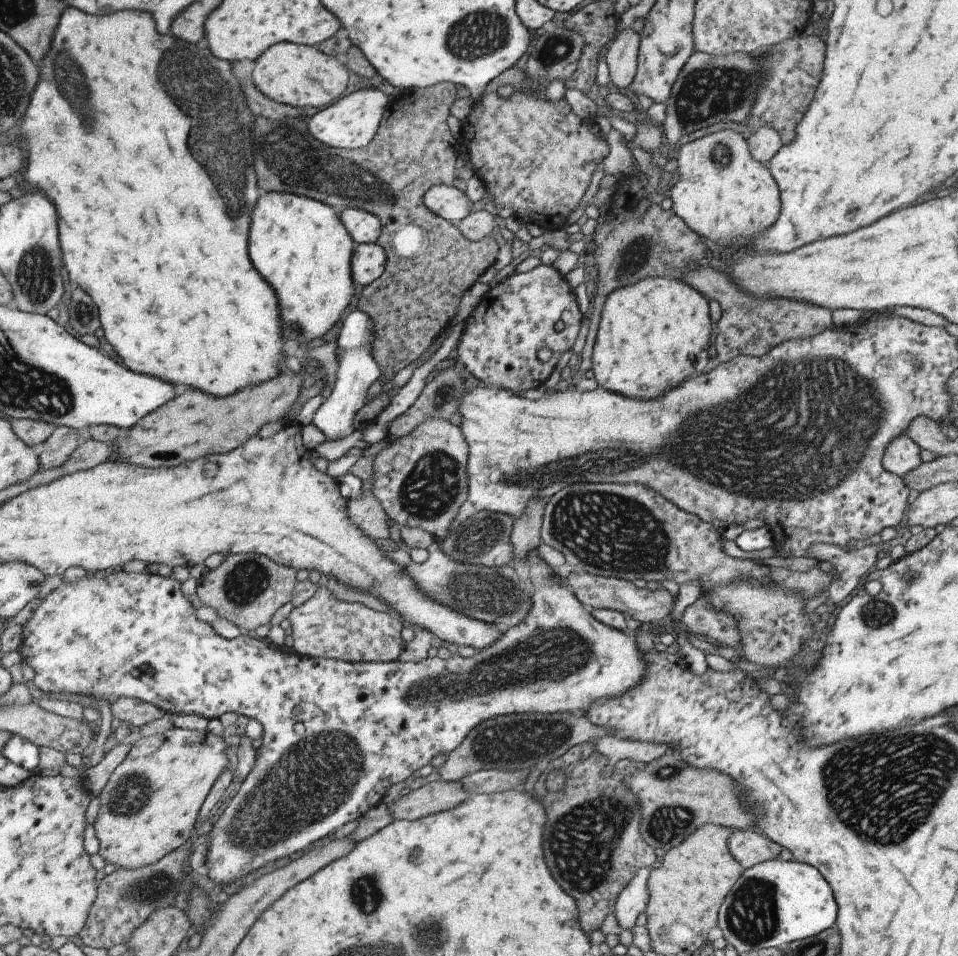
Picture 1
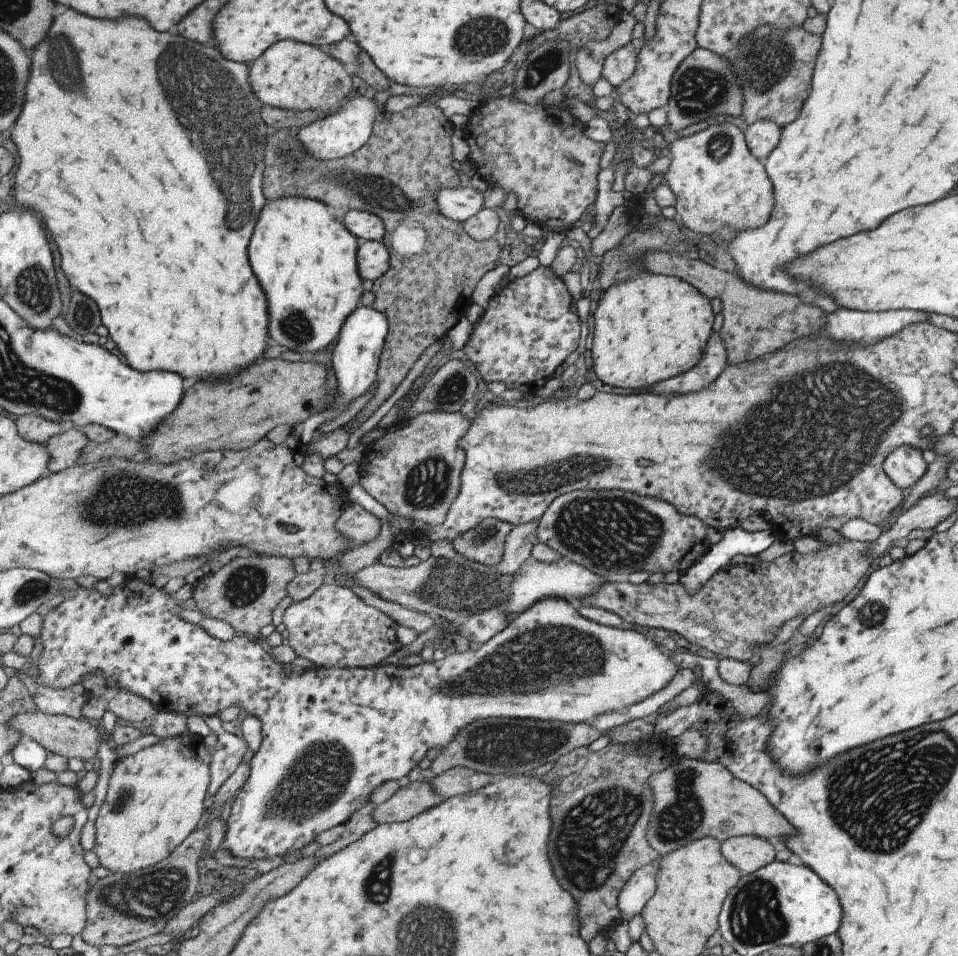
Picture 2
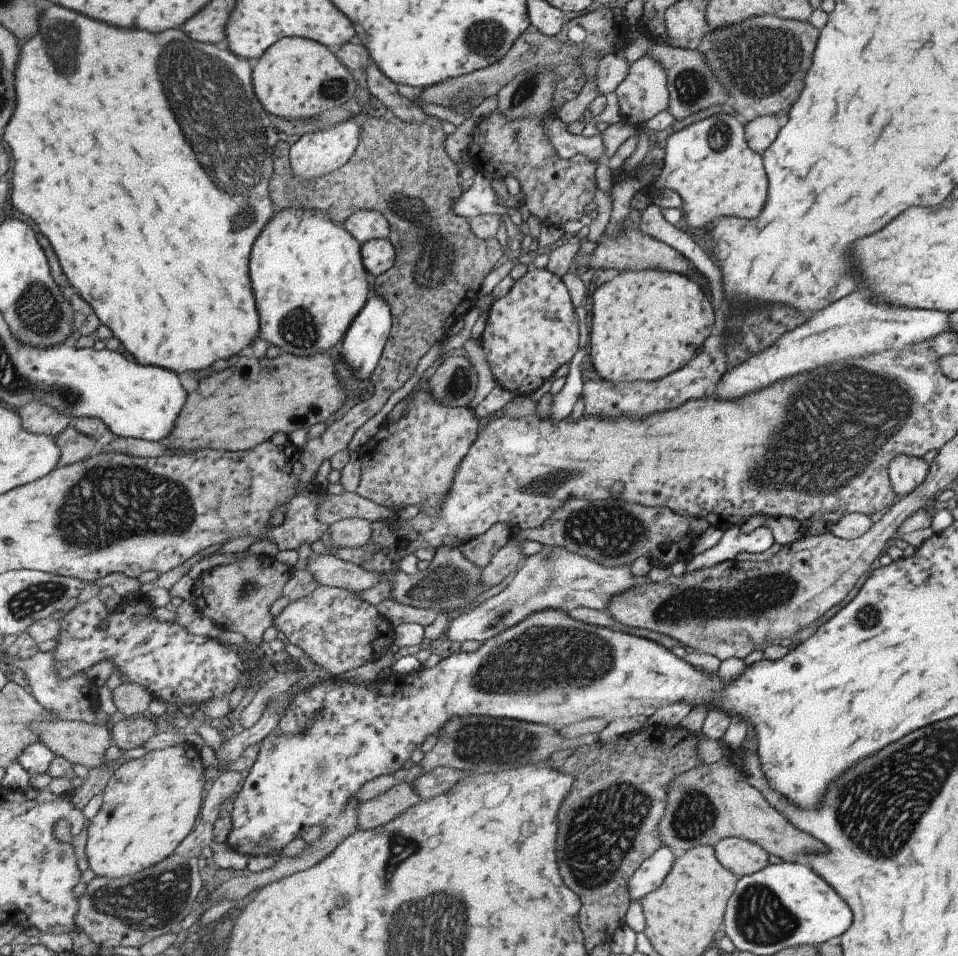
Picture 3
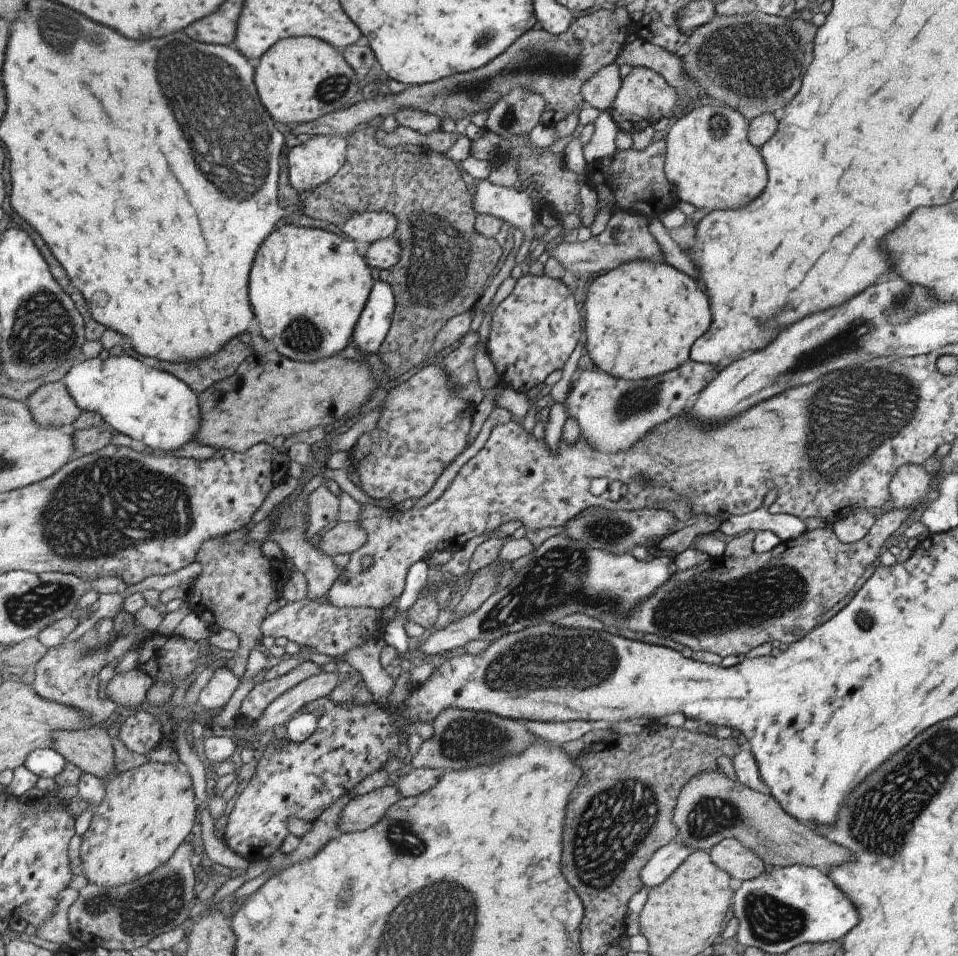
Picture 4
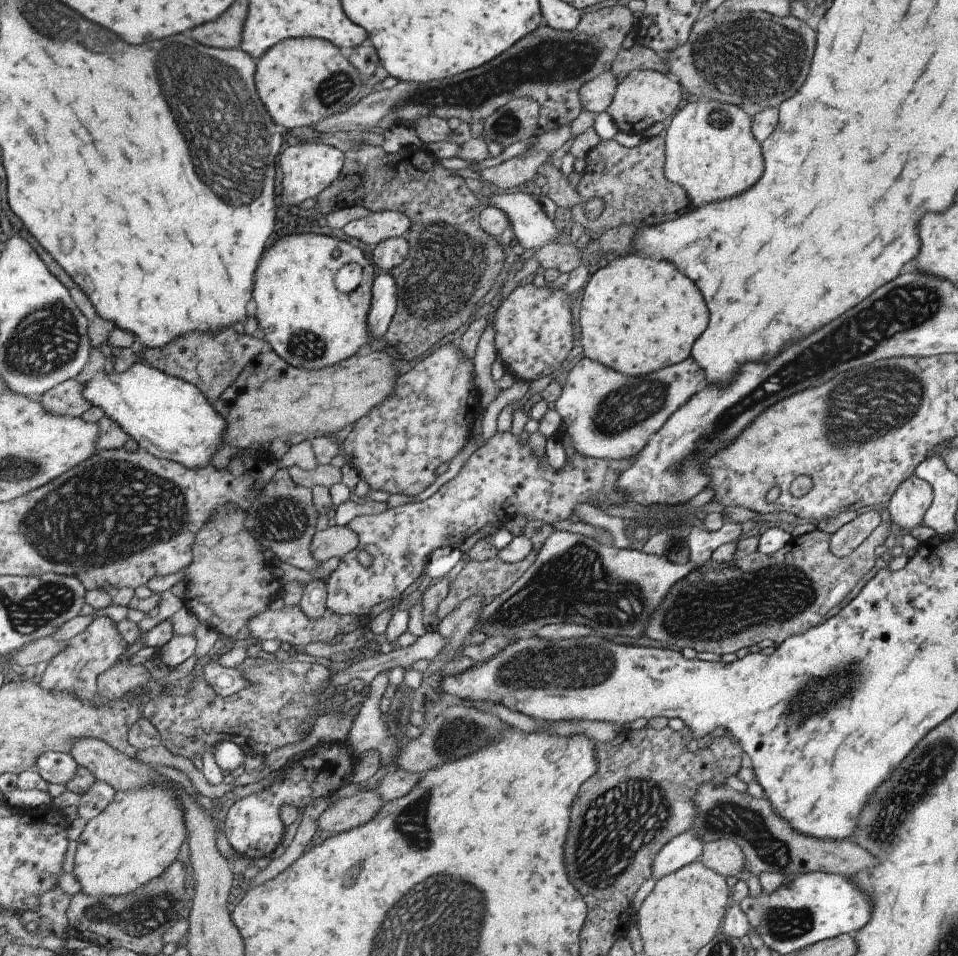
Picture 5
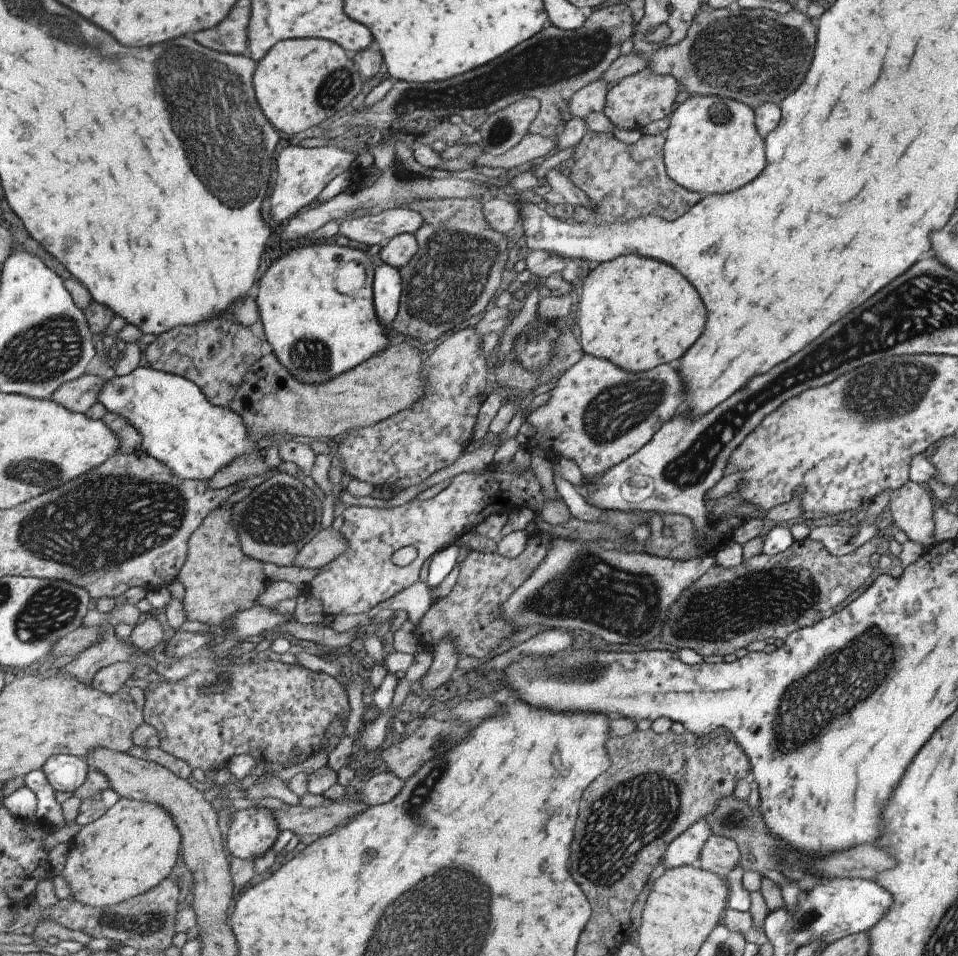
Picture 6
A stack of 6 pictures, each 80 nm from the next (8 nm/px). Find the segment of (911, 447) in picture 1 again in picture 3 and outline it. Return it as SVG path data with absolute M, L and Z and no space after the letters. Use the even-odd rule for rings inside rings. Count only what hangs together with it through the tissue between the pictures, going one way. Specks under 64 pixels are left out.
M894 456L887 465L890 491L895 493L897 498L905 496L925 478L927 471L928 464L923 457Z

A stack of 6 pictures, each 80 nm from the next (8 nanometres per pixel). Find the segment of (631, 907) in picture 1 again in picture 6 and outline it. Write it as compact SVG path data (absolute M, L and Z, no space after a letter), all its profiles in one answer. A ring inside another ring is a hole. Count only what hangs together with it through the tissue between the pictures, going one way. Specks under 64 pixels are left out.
M705 818L693 823L665 847L661 864L666 870L696 864L699 851L710 834Z

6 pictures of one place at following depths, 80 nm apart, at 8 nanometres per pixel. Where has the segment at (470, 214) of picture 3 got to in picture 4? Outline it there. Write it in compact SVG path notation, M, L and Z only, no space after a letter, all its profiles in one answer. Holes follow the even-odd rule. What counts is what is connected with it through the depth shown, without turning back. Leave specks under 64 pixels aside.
M487 179L475 182L474 210L477 214L493 215L508 222L523 233L523 248L527 252L540 238L538 210L532 190L520 192L517 187L502 187Z

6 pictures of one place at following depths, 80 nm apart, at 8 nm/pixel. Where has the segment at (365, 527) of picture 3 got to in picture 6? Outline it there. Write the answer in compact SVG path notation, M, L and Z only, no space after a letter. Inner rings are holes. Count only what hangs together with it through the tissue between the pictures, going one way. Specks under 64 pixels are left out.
M332 527L321 529L316 537L300 552L293 565L320 570L339 558L348 549L348 542L341 530Z

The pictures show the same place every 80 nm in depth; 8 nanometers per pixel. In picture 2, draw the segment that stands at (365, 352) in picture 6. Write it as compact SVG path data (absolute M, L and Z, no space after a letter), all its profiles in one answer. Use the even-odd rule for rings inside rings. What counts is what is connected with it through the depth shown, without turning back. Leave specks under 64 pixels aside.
M281 197L280 199L267 199L267 206L265 210L260 214L260 218L257 221L257 230L253 234L253 242L251 242L251 262L253 262L253 270L257 274L257 278L261 280L261 286L265 288L267 296L269 296L269 308L270 310L270 338L273 343L277 343L280 346L286 346L288 349L295 352L299 352L303 356L308 356L317 350L323 350L327 348L333 339L338 340L340 332L344 328L345 321L355 312L357 306L359 306L359 300L367 300L362 298L368 298L369 284L365 282L364 278L360 275L359 270L359 250L361 241L348 229L346 224L341 221L329 207L320 200L310 199L305 197Z

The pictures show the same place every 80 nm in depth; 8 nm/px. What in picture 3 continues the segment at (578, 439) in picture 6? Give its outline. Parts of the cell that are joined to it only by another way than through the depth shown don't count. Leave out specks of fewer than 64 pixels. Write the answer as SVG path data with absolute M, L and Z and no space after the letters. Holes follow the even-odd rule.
M708 336L703 341L702 349L683 368L656 381L630 383L611 383L603 380L589 380L582 384L578 398L585 400L582 416L620 417L621 415L644 417L646 414L670 409L684 400L703 396L710 387L716 385L728 370L725 354L721 350L721 338Z

